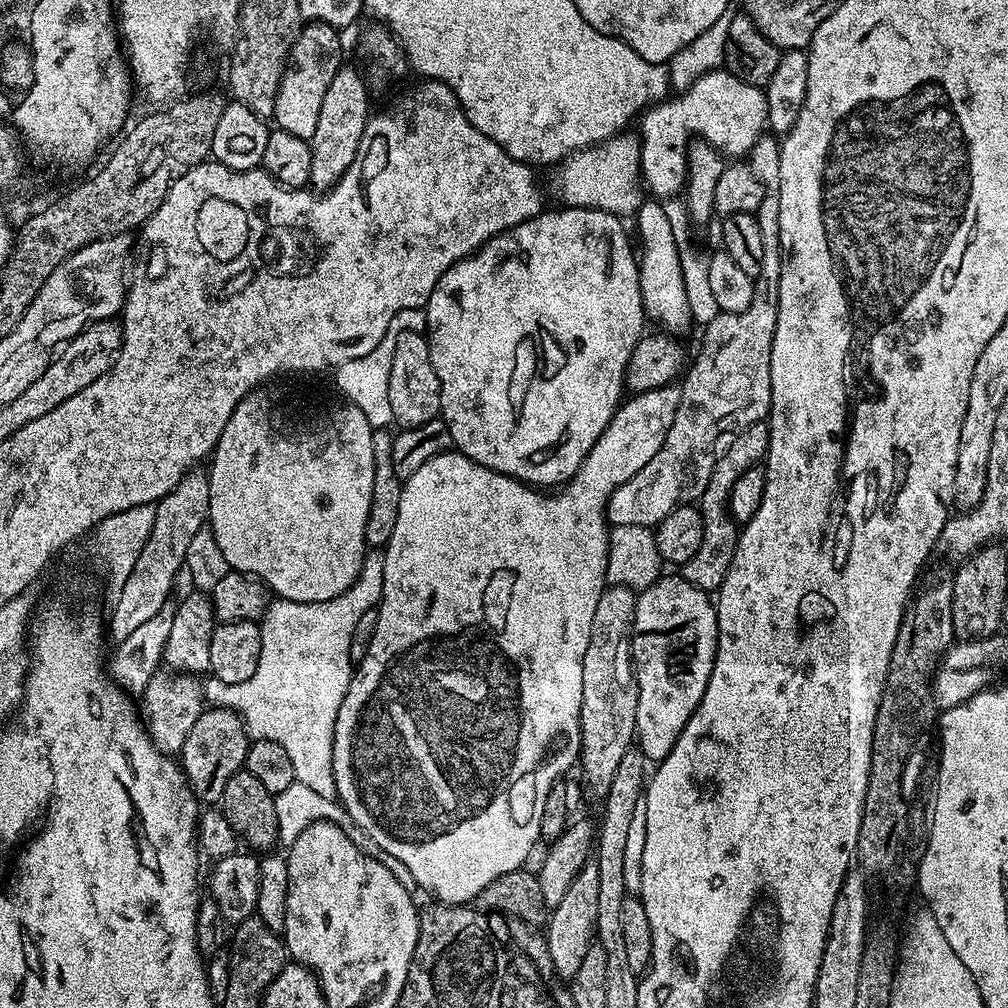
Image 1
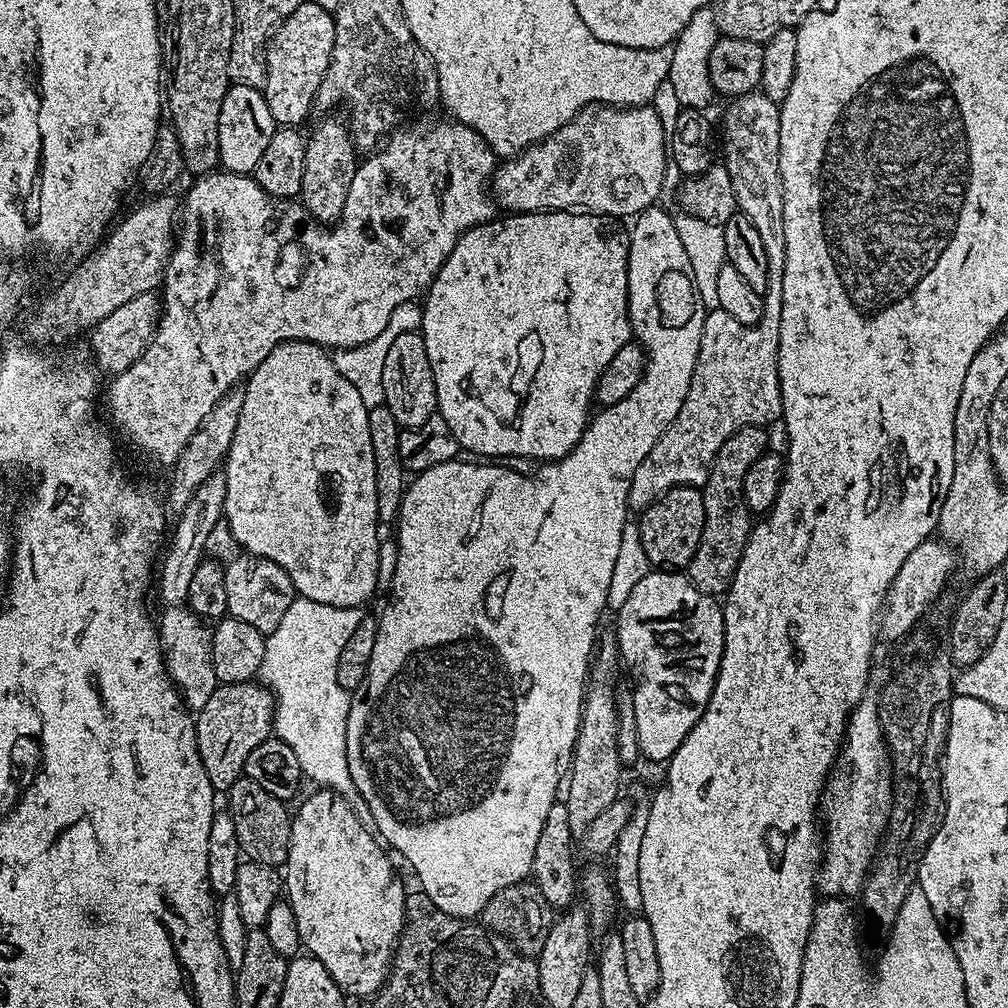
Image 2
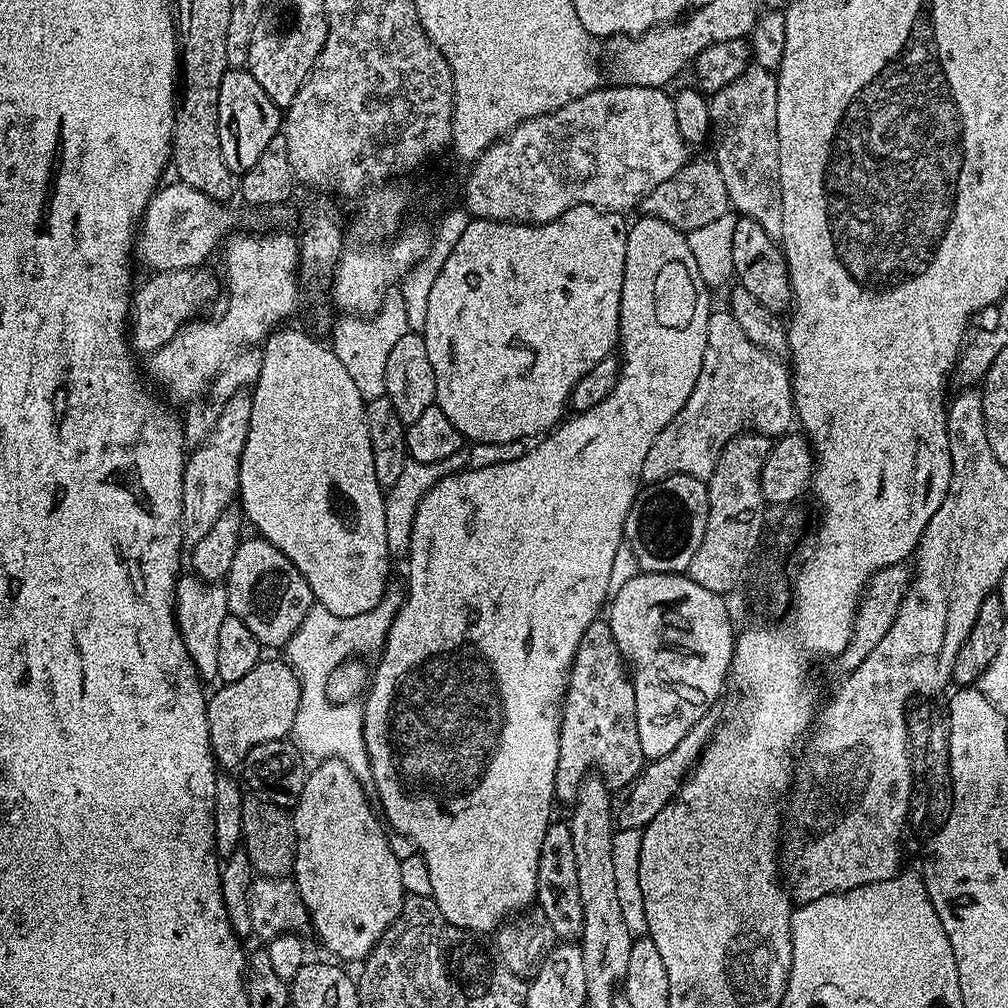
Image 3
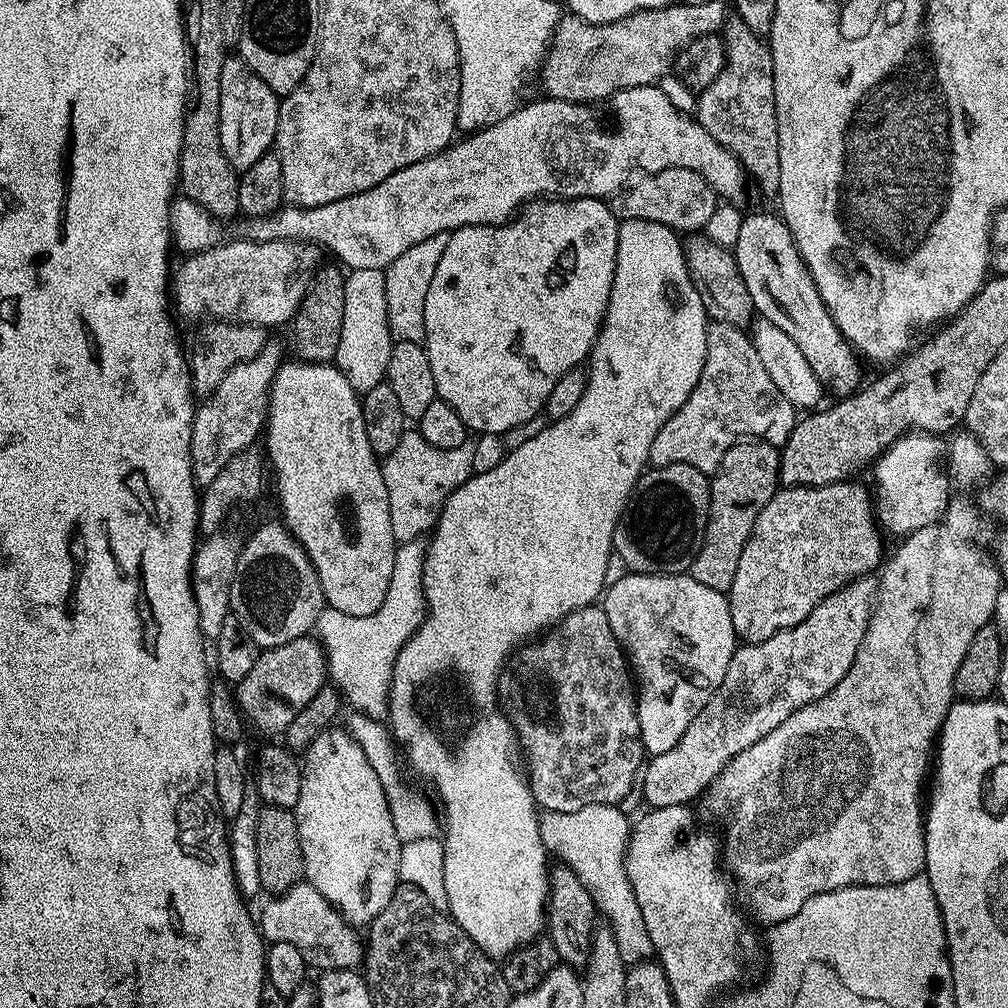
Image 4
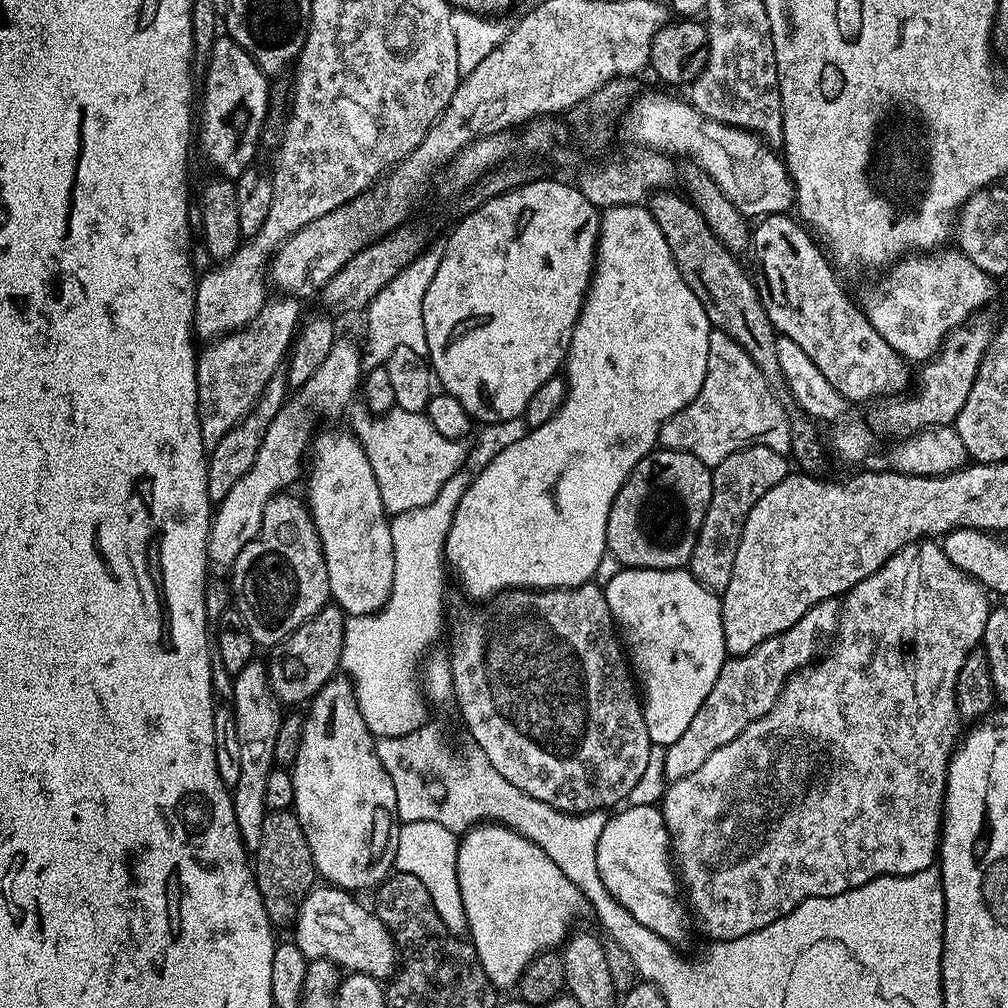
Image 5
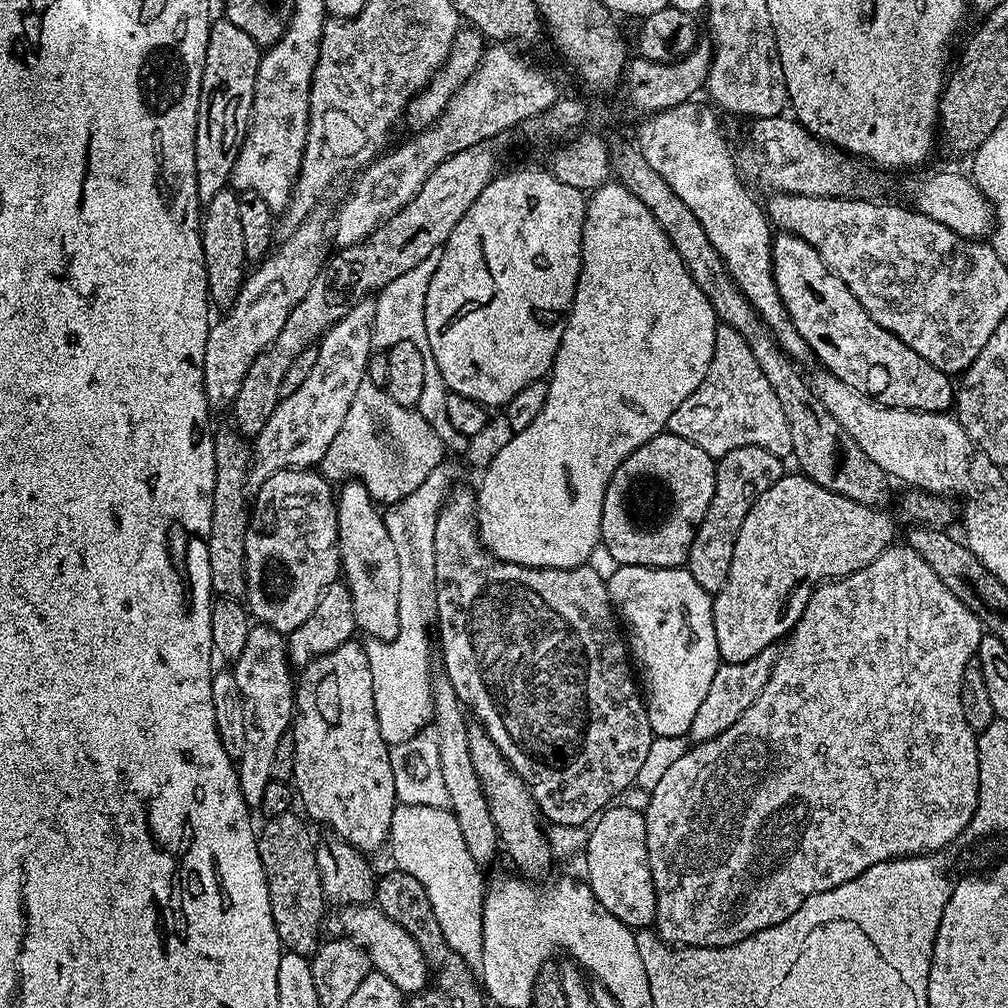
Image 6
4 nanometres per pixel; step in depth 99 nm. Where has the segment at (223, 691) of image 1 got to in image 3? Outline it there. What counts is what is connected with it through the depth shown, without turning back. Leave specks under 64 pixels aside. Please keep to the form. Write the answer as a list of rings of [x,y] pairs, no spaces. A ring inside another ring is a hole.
[[[392,586],[384,592],[382,602],[378,606],[353,618],[341,618],[338,614],[330,614],[330,610],[313,606],[299,630],[288,639],[286,659],[296,669],[300,678],[298,714],[294,718],[290,736],[305,757],[316,756],[317,761],[335,758],[346,762],[346,766],[350,766],[354,773],[368,772],[368,751],[364,741],[364,705],[360,702],[330,702],[326,699],[326,681],[330,678],[331,670],[342,661],[363,656],[362,654],[379,653],[388,638],[393,618],[403,604],[404,592]]]

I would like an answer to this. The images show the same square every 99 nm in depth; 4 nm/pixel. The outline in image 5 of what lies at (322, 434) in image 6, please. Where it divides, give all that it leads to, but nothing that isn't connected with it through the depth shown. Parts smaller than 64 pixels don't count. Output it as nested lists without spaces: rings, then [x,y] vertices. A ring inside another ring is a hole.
[[[337,338],[330,355],[322,362],[322,366],[318,366],[314,378],[302,385],[285,403],[284,408],[278,410],[278,414],[270,422],[270,430],[266,430],[266,438],[262,438],[262,446],[258,446],[258,458],[254,458],[254,466],[250,466],[248,473],[234,482],[226,498],[218,501],[212,518],[212,528],[208,531],[209,565],[215,569],[231,569],[238,554],[242,554],[245,546],[258,534],[266,502],[272,496],[281,495],[285,490],[291,489],[288,487],[299,478],[300,471],[302,476],[306,468],[306,457],[317,431],[315,412],[336,412],[343,404],[351,402],[355,392],[357,395],[362,384],[361,353],[361,349],[356,349],[350,341]]]

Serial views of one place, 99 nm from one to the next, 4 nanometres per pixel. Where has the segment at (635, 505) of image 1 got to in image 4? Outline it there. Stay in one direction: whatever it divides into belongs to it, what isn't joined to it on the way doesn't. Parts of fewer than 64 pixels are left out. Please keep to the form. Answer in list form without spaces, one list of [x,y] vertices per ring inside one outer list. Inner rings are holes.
[[[739,18],[729,19],[722,29],[722,35],[724,38],[724,65],[718,74],[718,78],[714,78],[714,82],[710,82],[710,86],[699,89],[694,118],[704,127],[706,134],[710,134],[710,138],[714,138],[722,147],[730,150],[740,159],[740,165],[742,165],[745,173],[750,177],[751,183],[753,180],[760,187],[762,195],[775,197],[780,190],[780,167],[778,166],[778,122],[776,121],[776,103],[774,102],[774,78],[772,77],[774,74],[774,66],[772,65],[772,52],[761,36],[754,34],[754,30],[750,30],[750,26]],[[713,320],[708,325],[706,334],[706,362],[698,378],[698,386],[684,402],[680,409],[658,430],[658,438],[650,446],[648,463],[651,467],[661,468],[671,464],[689,464],[705,474],[715,472],[722,462],[726,450],[740,443],[745,438],[759,438],[768,444],[783,446],[790,438],[798,419],[797,409],[784,397],[782,390],[774,386],[770,374],[766,374],[754,350],[751,335],[743,327],[728,325],[726,322]]]

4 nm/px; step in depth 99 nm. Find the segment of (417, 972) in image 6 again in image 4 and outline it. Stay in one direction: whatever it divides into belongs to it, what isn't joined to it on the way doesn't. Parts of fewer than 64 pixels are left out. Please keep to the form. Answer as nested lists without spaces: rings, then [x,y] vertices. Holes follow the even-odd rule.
[[[301,882],[290,890],[273,895],[272,900],[264,909],[258,912],[258,927],[261,936],[268,944],[290,942],[290,946],[298,946],[302,950],[304,960],[316,970],[329,968],[359,969],[362,957],[366,952],[365,945],[355,927],[341,916],[333,904],[329,904],[314,886]]]

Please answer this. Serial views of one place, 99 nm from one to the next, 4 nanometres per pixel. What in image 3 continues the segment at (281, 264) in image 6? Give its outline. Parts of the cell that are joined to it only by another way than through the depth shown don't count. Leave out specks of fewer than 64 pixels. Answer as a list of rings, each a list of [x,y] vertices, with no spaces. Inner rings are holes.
[[[247,391],[234,394],[226,406],[214,430],[201,444],[191,449],[184,465],[182,482],[182,538],[184,548],[191,550],[202,542],[202,537],[214,526],[221,513],[237,497],[240,486],[240,459],[246,446],[246,434],[250,434],[251,395]]]

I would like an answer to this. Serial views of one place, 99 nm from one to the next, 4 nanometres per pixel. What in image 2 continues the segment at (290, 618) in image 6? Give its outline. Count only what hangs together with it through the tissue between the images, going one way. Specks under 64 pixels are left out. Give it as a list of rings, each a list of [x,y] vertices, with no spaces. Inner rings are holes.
[[[240,554],[237,560],[227,562],[225,582],[227,615],[250,622],[250,626],[265,634],[278,630],[278,622],[282,622],[286,610],[290,610],[293,600],[297,599],[290,574],[286,574],[278,562],[270,562],[264,556]]]

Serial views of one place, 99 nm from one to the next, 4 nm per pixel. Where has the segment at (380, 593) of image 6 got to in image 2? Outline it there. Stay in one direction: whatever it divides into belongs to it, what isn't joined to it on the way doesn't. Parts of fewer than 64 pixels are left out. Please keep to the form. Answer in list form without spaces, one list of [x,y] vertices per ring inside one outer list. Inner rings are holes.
[[[291,340],[290,342],[282,342],[278,346],[274,346],[274,350],[270,350],[270,354],[266,354],[266,358],[260,365],[252,371],[252,375],[247,377],[246,387],[244,388],[244,401],[242,402],[242,414],[238,414],[238,426],[234,430],[234,438],[230,442],[230,450],[222,464],[222,475],[226,482],[226,502],[224,503],[223,519],[228,520],[228,528],[232,531],[232,536],[241,544],[245,553],[254,556],[264,556],[270,562],[278,562],[278,566],[282,566],[282,570],[286,570],[286,574],[290,574],[290,582],[296,588],[297,597],[305,600],[313,600],[314,602],[322,602],[326,606],[338,606],[339,608],[359,608],[367,605],[367,600],[376,592],[376,583],[380,580],[380,532],[376,529],[376,524],[381,523],[378,514],[378,494],[376,493],[376,467],[374,466],[374,442],[370,442],[370,422],[368,421],[369,408],[362,402],[362,397],[358,391],[338,372],[333,357],[329,355],[325,349],[319,344],[311,344],[305,340]]]

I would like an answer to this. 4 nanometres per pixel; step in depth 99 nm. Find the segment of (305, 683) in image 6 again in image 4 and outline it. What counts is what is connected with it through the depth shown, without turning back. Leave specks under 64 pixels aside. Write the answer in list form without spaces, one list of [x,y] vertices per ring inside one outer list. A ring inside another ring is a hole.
[[[329,726],[324,729],[322,734],[318,734],[318,738],[314,738],[314,742],[308,747],[307,753],[302,760],[302,767],[304,769],[302,794],[298,794],[298,802],[294,811],[296,813],[296,821],[298,822],[298,834],[302,842],[304,880],[312,884],[314,890],[318,890],[318,894],[322,894],[322,898],[326,898],[329,904],[333,904],[349,924],[353,926],[367,926],[372,923],[374,917],[382,914],[382,910],[386,910],[386,906],[390,902],[390,898],[394,894],[394,890],[400,880],[399,856],[401,842],[394,826],[392,807],[388,804],[388,796],[384,792],[384,787],[378,778],[378,774],[374,772],[374,766],[370,766],[370,762],[362,750],[362,746],[358,746],[358,742],[353,738],[352,733],[348,731],[347,727],[336,727]]]

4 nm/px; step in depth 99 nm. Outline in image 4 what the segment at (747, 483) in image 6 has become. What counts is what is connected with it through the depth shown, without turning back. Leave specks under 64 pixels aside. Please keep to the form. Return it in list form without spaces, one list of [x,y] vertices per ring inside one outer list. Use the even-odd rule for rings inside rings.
[[[745,438],[726,450],[722,462],[710,476],[712,501],[708,521],[702,546],[690,569],[690,575],[702,582],[702,586],[728,593],[734,573],[738,571],[738,558],[742,558],[742,550],[754,530],[754,522],[762,506],[766,506],[768,499],[778,491],[779,479],[780,448],[777,445],[759,438]]]

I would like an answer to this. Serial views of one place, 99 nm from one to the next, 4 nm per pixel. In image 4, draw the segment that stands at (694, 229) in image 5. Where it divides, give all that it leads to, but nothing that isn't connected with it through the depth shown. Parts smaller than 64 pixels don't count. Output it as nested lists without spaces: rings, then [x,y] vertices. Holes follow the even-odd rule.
[[[704,234],[689,235],[684,242],[688,272],[702,298],[703,308],[711,321],[747,327],[755,317],[753,298],[746,287],[742,272],[738,269],[735,255],[727,248],[716,244]]]

